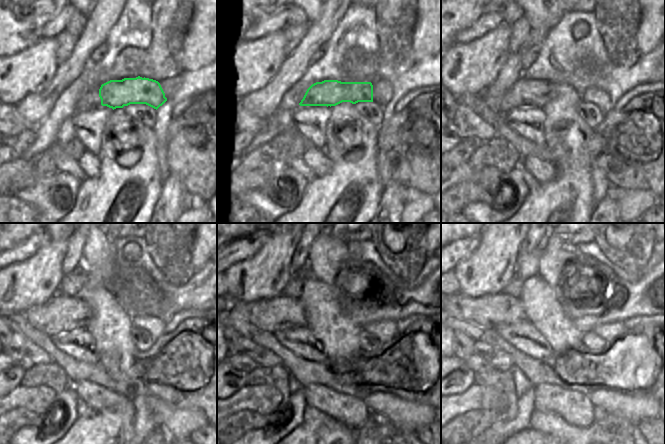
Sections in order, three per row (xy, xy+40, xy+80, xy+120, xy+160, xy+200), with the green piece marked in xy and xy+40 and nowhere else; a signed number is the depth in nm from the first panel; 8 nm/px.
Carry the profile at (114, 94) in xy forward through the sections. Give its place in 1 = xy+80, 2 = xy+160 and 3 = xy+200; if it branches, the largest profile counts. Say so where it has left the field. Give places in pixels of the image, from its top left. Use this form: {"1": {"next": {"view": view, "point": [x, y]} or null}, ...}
{"1": {"next": {"view": "xy+80", "point": [526, 91]}}, "2": {"next": {"view": "xy+160", "point": [256, 320]}}, "3": {"next": {"view": "xy+200", "point": [479, 318]}}}

